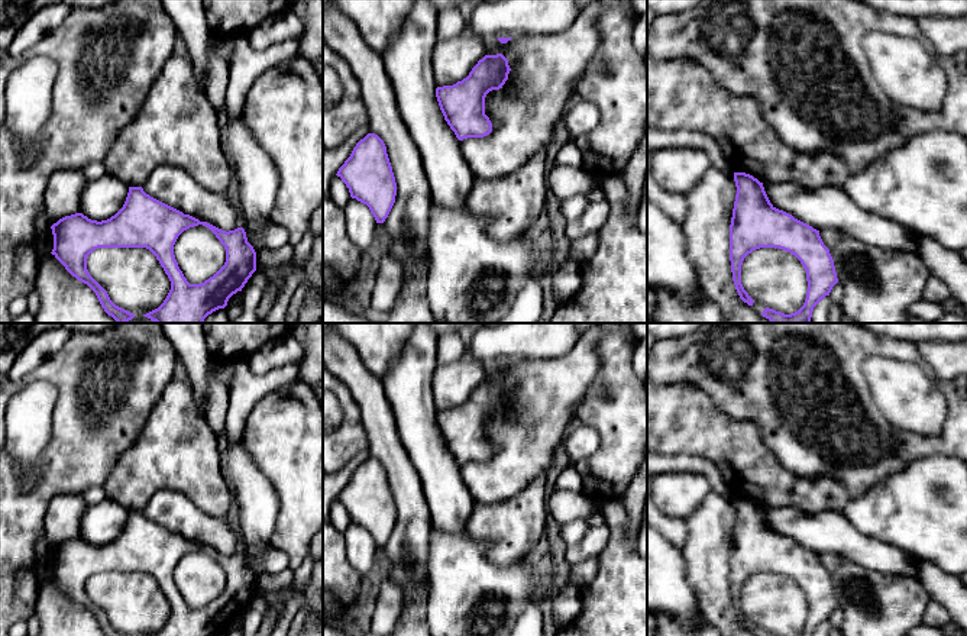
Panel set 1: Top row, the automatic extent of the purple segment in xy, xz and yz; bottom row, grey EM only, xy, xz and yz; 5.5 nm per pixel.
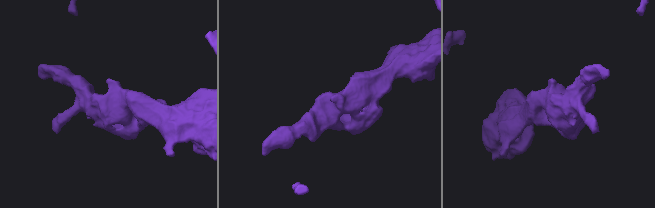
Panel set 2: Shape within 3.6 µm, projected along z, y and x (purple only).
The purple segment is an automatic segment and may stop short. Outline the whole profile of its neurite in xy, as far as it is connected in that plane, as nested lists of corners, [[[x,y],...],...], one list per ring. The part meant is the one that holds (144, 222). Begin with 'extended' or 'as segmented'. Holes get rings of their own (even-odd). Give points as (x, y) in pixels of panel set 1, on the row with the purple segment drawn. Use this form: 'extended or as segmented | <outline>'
as segmented | [[[129,187],[123,207],[107,220],[75,213],[59,219],[51,229],[51,254],[96,293],[104,311],[117,323],[126,323],[135,314],[116,306],[90,275],[87,256],[98,248],[146,248],[156,256],[171,290],[158,309],[143,314],[155,323],[203,323],[208,314],[224,309],[256,271],[256,252],[243,227],[221,230],[151,197],[142,187]],[[198,225],[208,227],[224,246],[226,262],[204,283],[190,284],[178,267],[174,245],[184,230]]]

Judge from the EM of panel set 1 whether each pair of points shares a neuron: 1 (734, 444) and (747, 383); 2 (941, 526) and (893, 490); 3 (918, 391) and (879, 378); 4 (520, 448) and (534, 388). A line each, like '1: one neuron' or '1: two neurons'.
1: two neurons
2: one neuron
3: one neuron
4: one neuron

